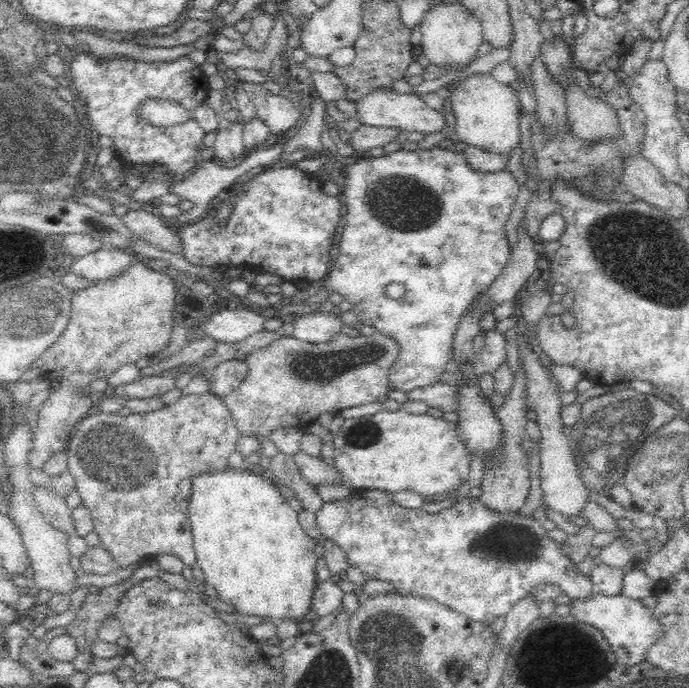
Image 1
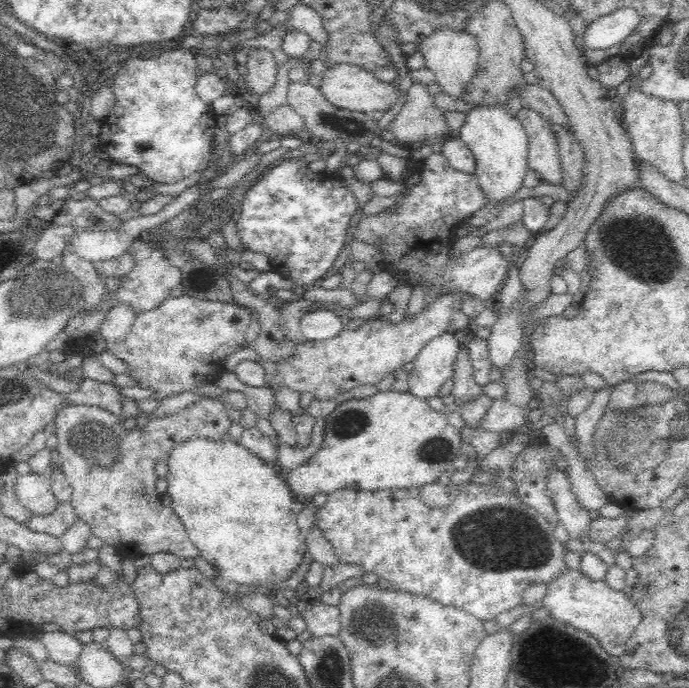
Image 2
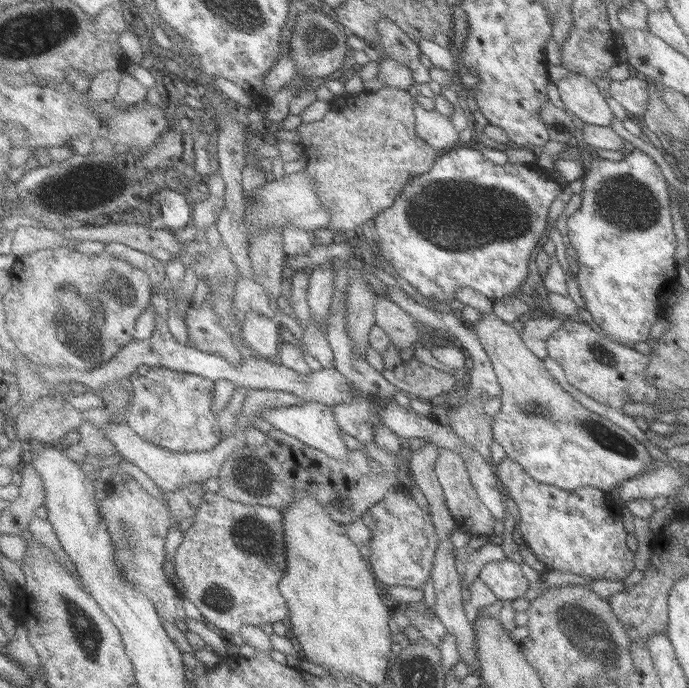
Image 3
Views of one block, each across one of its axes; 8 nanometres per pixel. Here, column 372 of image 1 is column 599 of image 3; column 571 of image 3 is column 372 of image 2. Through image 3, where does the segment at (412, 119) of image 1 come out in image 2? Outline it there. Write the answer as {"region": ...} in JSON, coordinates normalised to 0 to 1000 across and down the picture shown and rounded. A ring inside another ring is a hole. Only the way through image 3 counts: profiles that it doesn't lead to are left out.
{"region":[[[488,90],[473,96],[473,105],[464,116],[464,134],[470,145],[476,145],[488,157],[525,163],[525,166],[546,166],[546,163],[566,163],[575,148],[581,145],[581,131],[569,128],[569,122],[557,122],[543,113],[540,105],[525,102],[522,96],[511,96],[505,90]]]}

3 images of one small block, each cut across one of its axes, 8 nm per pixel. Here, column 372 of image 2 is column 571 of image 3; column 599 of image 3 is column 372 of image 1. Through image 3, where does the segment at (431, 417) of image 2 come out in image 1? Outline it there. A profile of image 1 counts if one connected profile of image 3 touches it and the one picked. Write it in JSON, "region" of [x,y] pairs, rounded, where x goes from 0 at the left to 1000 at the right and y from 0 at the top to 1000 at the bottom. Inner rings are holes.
{"region":[[[560,593],[522,608],[502,608],[491,634],[485,634],[485,677],[488,698],[482,706],[508,706],[517,712],[557,712],[563,718],[598,712],[618,724],[665,715],[665,709],[682,695],[682,654],[668,637],[662,613],[644,608],[627,608],[624,602],[592,602],[589,596],[563,599]]]}

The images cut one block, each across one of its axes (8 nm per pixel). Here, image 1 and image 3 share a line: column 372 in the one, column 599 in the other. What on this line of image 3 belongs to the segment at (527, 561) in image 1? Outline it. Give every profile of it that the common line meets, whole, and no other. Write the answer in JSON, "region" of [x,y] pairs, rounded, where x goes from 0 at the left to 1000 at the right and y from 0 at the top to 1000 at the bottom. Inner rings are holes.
{"region":[[[730,666],[721,674],[730,715],[750,733],[756,744],[753,770],[765,797],[779,808],[794,828],[835,834],[846,843],[884,843],[904,846],[922,828],[922,805],[910,791],[907,735],[898,733],[884,715],[869,709],[817,712],[779,701],[745,666]]]}

